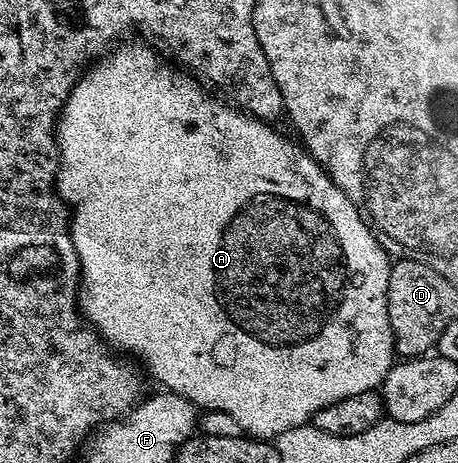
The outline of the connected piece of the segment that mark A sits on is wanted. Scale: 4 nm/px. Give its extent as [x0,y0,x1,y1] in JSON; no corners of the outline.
[56,44,395,438]

